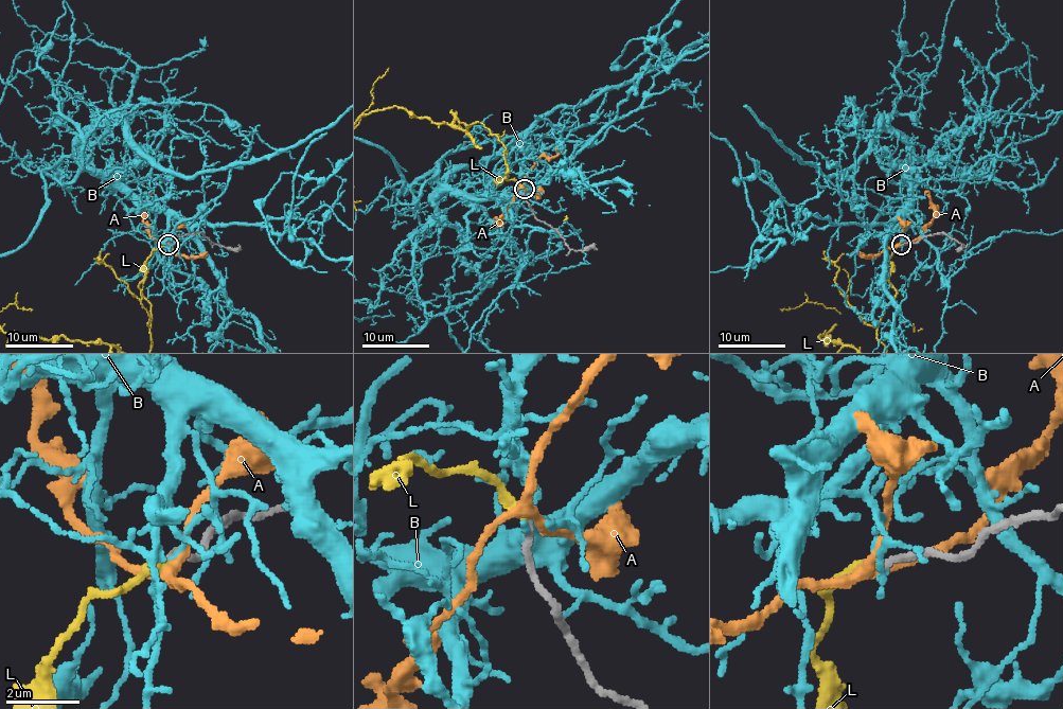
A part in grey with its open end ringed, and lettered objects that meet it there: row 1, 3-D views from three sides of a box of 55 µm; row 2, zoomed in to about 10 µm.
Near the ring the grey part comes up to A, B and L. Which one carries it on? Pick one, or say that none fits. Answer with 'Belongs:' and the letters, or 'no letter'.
Belongs: L

